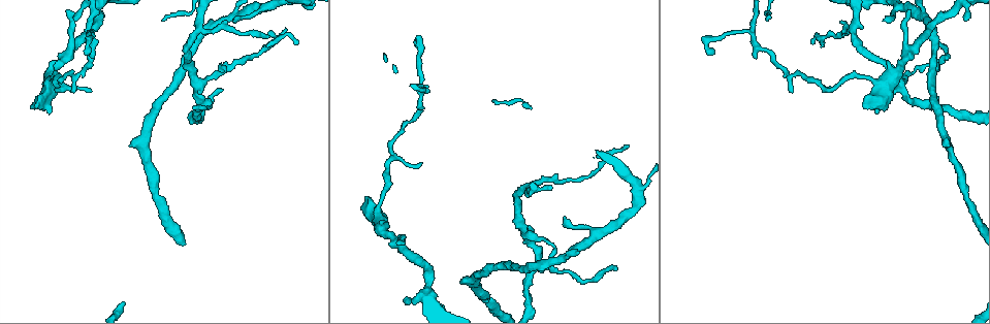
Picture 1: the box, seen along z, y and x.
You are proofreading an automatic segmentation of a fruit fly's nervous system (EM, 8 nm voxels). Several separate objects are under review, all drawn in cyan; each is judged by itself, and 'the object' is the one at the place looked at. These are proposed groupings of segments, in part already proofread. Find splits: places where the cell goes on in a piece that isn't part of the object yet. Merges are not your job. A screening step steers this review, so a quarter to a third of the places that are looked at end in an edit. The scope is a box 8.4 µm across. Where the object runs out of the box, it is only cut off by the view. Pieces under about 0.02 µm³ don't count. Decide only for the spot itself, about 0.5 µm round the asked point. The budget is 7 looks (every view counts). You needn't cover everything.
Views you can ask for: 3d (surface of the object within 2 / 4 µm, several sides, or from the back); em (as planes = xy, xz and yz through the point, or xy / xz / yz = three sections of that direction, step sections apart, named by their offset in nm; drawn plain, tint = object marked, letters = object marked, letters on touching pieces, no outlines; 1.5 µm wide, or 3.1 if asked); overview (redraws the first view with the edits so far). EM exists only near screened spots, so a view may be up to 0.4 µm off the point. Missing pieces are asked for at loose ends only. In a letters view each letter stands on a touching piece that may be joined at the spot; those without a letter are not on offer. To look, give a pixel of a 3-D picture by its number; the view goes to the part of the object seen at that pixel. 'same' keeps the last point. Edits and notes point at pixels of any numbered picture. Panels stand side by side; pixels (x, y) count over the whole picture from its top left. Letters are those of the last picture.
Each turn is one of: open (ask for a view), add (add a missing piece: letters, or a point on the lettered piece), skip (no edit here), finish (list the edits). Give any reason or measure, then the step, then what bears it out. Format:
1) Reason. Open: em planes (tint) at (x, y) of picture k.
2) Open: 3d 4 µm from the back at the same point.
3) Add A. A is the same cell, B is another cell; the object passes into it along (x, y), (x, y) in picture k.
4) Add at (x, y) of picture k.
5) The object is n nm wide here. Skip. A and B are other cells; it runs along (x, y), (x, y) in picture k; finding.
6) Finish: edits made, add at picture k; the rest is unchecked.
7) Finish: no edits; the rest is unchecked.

Open: em xy step 4 (letters) at (235, 22) of picture 1.

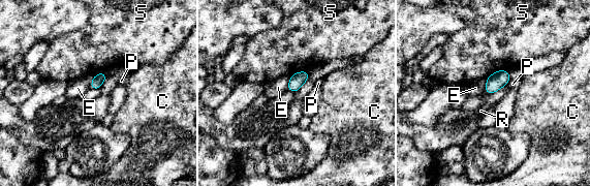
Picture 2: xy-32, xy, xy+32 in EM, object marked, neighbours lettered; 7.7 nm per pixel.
The object is 90 nm wide here. Skip. C, E, P, R and S are other cells; a border runs along (506, 84), (494, 92), (485, 93) in picture 2; none of them fits.

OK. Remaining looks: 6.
Long arm stops here. Open: 3d 4 µm at (626, 144) of picture 1.

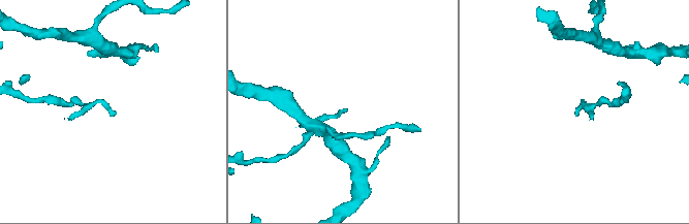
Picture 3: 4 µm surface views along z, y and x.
Now the EM. Open: em yz step 8 (letters) at (576, 115) of picture 3.

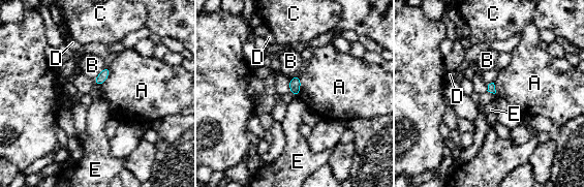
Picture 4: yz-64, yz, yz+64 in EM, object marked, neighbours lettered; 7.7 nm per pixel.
Skip. A, B, C, D and E are other cells; a border runs along (299, 94), (294, 96) in picture 4; none of them fits.

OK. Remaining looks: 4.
An open end. Open: em xz step 8 (tint) at (862, 105) of picture 1.

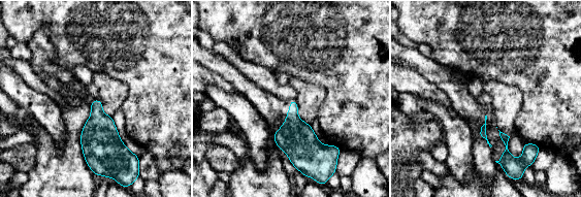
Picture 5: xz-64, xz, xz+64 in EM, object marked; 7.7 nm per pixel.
Open: em planes (letters) at the same point.

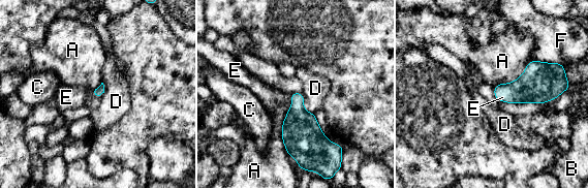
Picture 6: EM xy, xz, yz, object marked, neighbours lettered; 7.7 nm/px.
Add E. E is the same cell, A, B, C, D and F are other cells; the object passes into it along (300, 130), (291, 100), (270, 97) in picture 6; it goes on there.

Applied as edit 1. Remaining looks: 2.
Finish: edits made, add at picture 6; the rest is unchecked.

